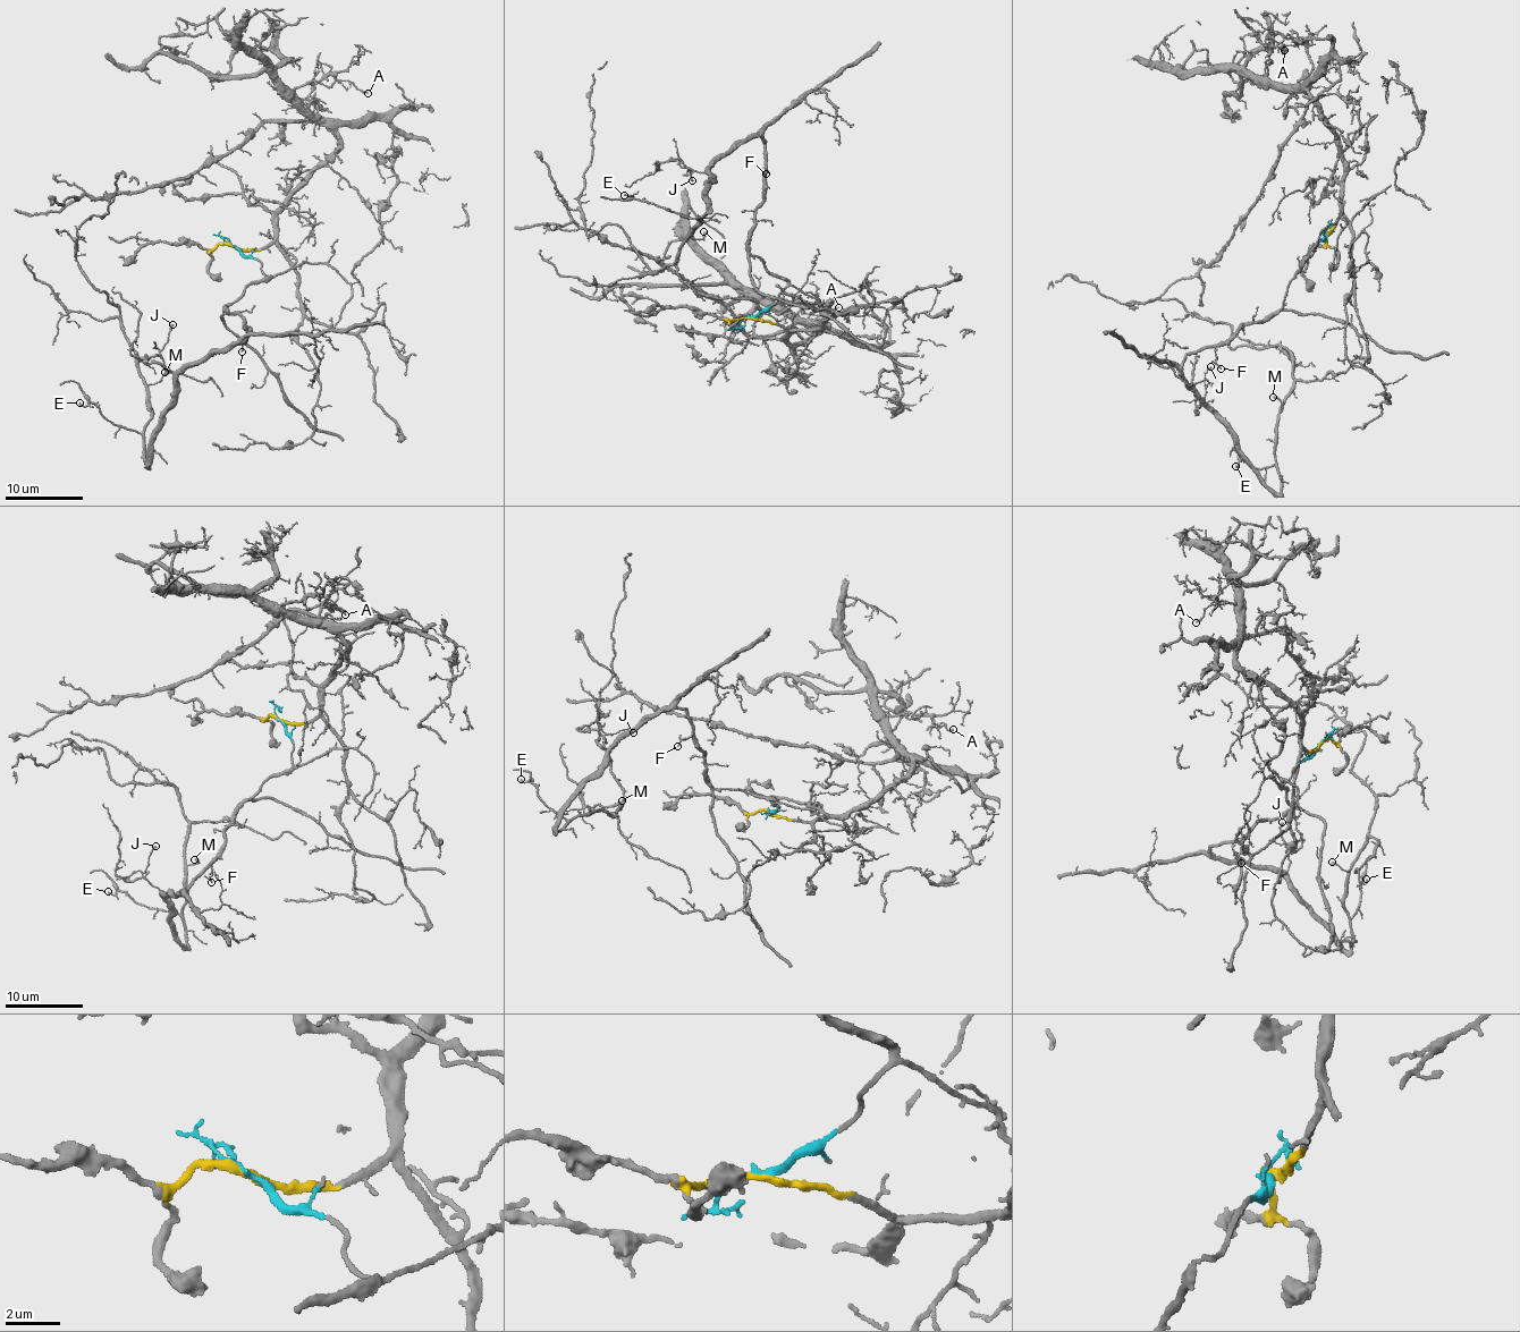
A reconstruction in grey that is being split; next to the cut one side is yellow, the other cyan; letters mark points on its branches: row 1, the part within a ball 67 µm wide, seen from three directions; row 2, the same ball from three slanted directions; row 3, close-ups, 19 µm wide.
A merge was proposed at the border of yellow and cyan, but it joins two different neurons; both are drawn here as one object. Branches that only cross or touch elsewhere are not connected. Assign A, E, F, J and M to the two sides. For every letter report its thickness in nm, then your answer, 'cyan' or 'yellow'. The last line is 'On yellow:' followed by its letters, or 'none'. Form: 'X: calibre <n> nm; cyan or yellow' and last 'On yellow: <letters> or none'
A: calibre 140 nm; yellow
E: calibre 100 nm; cyan
F: calibre 70 nm; cyan
J: calibre 140 nm; cyan
M: calibre 190 nm; cyan
On yellow: A

